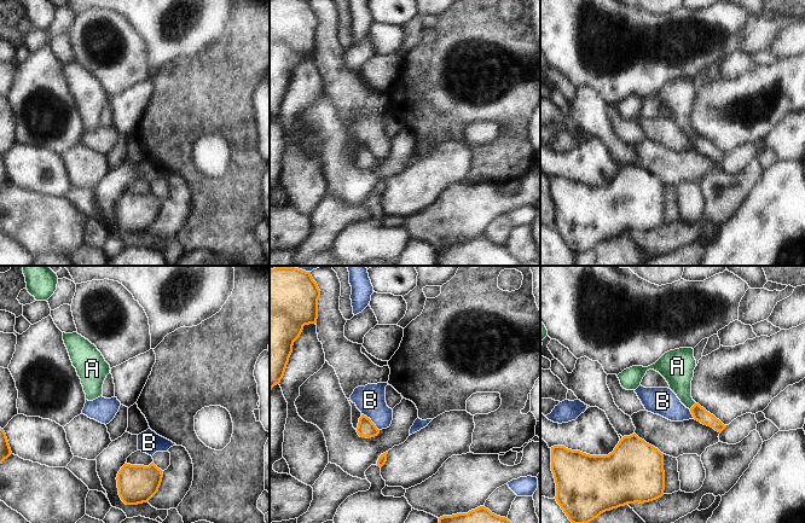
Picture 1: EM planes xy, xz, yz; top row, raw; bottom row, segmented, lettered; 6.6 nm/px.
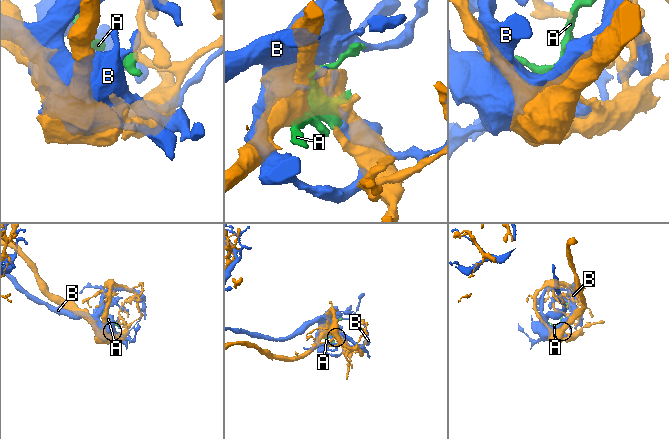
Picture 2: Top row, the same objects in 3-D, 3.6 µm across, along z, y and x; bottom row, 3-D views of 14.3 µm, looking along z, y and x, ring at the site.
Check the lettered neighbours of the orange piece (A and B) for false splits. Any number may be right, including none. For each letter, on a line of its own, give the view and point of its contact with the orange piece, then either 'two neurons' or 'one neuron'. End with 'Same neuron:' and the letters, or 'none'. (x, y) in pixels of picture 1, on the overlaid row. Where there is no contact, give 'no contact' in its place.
A: meets orange in yz at (693, 406); one neuron
B: meets orange in xz at (370, 420); two neurons
Same neuron: A

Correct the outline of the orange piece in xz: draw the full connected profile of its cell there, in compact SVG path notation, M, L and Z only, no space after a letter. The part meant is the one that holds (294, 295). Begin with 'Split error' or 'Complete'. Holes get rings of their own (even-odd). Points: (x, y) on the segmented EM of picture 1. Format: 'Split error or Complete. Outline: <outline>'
Complete. Outline: M276 267L270 271L270 391L280 383L294 342L303 326L317 324L320 290L311 272L295 267Z

